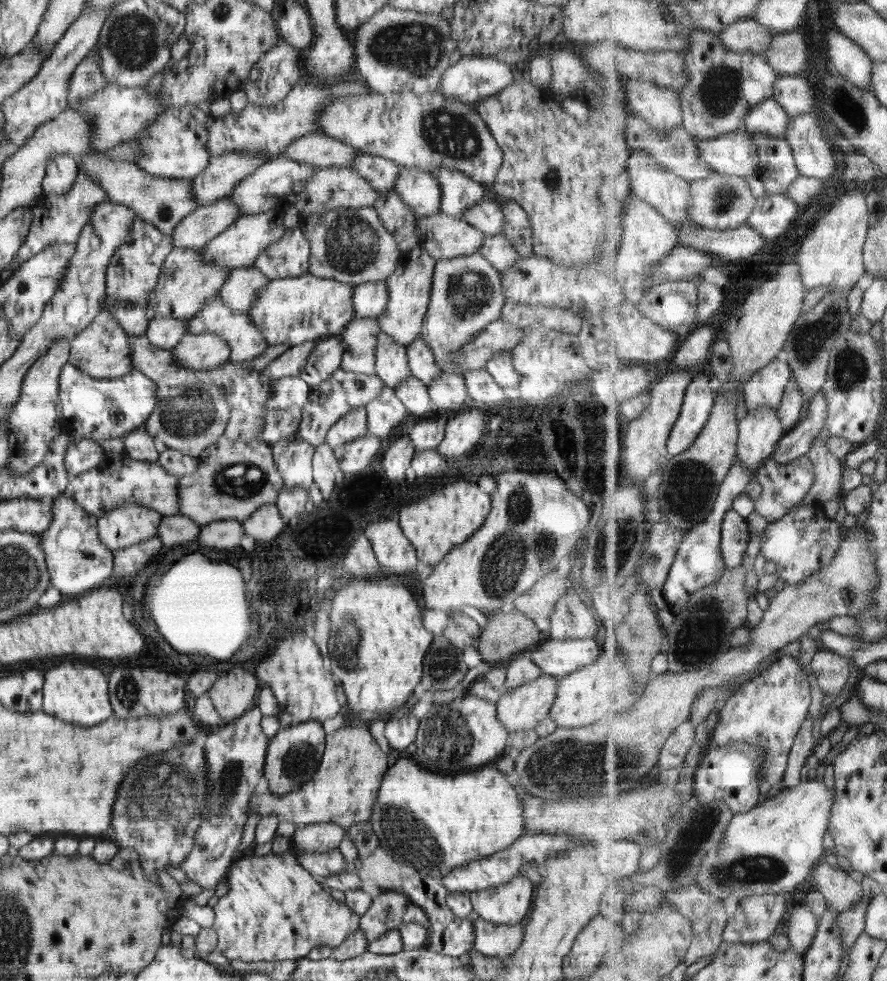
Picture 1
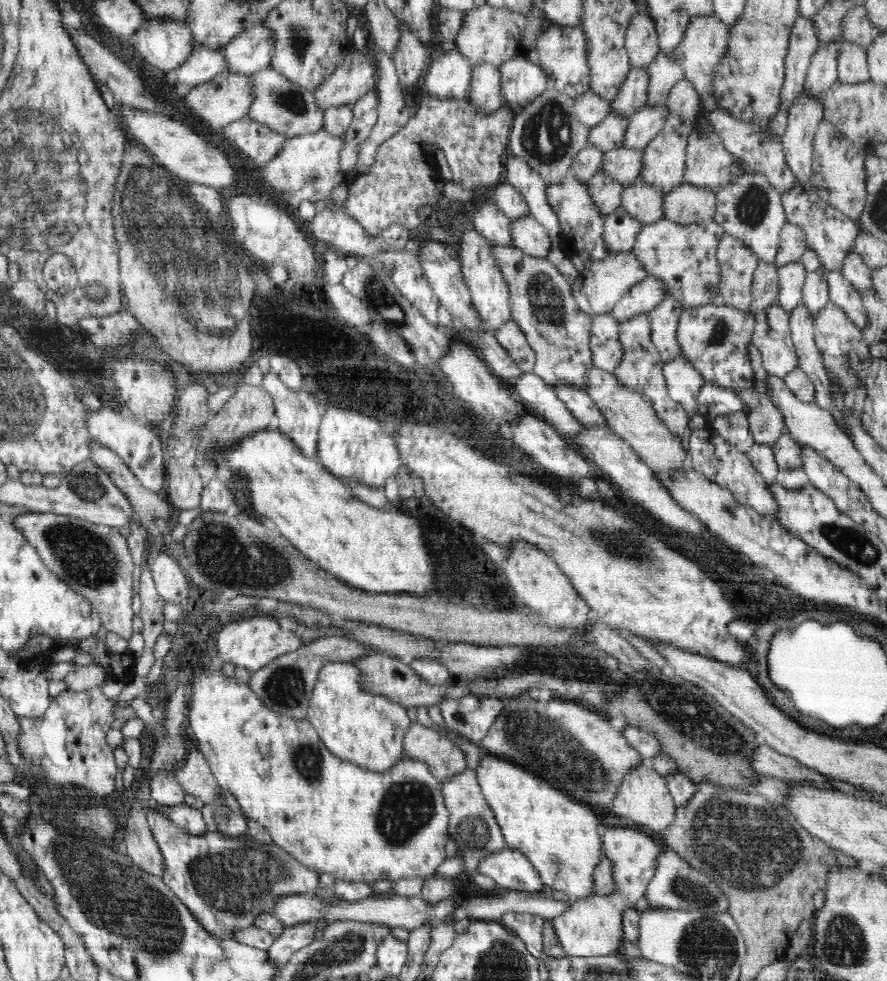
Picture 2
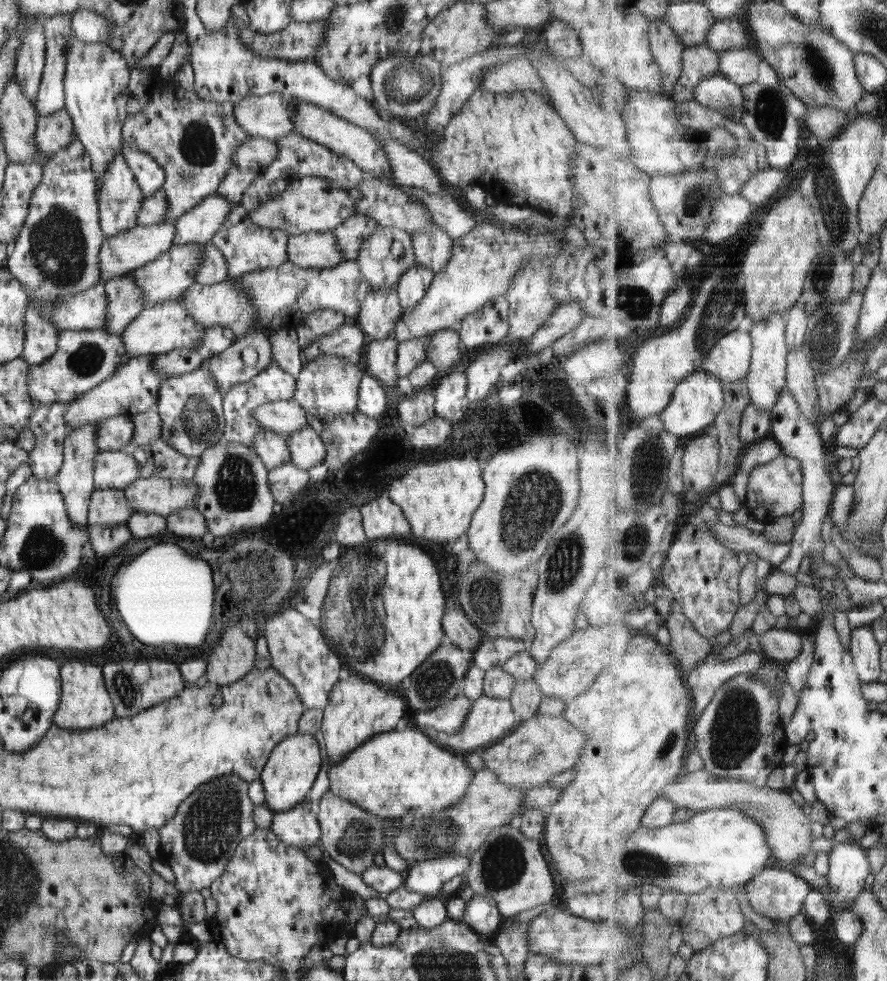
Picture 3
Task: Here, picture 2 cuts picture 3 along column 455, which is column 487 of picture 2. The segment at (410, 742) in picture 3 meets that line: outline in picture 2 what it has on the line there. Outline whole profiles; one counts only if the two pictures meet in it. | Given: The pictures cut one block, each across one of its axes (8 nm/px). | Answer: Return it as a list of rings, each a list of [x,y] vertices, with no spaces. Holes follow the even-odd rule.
[[[494,754],[481,756],[475,770],[482,795],[501,828],[506,847],[519,850],[528,857],[543,880],[546,891],[560,890],[568,894],[571,900],[595,896],[593,872],[602,856],[601,835],[604,828],[594,814],[594,808],[572,799],[570,794],[556,790],[550,782]]]

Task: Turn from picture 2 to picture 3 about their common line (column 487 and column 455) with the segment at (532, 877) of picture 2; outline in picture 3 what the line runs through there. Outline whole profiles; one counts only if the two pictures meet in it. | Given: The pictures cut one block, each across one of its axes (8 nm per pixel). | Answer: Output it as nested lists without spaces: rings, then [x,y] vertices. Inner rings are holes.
[[[444,856],[432,860],[417,861],[408,867],[404,874],[404,888],[435,898],[442,886],[454,876],[462,876],[470,867],[470,857]]]

